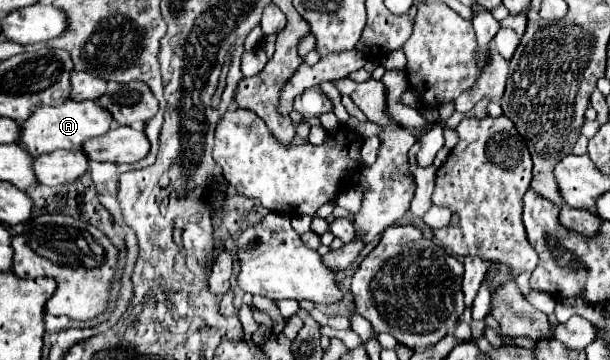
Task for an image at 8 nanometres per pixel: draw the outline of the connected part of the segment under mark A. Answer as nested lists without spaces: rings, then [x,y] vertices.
[[[63,102],[57,106],[39,106],[23,124],[21,124],[21,136],[19,136],[19,146],[25,148],[33,158],[55,152],[61,148],[67,150],[79,150],[85,140],[103,136],[111,128],[111,114],[107,110],[99,108],[97,102]]]

